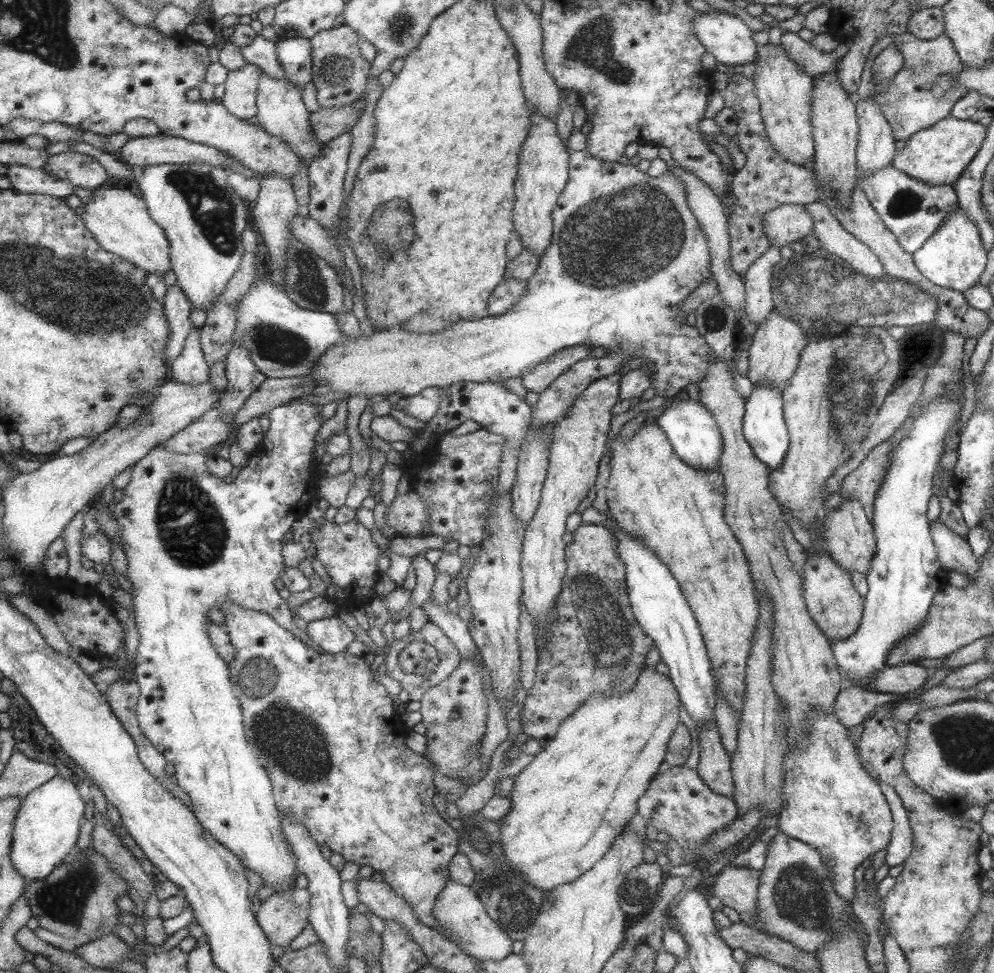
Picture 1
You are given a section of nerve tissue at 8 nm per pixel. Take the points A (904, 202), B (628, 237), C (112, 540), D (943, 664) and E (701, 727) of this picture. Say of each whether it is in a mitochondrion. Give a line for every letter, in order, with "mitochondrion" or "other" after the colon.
A: mitochondrion
B: mitochondrion
C: other
D: other
E: other

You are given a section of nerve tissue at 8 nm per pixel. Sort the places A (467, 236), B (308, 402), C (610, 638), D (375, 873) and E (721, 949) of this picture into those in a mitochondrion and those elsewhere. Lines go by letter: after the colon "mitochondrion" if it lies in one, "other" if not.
A: other
B: other
C: mitochondrion
D: other
E: other

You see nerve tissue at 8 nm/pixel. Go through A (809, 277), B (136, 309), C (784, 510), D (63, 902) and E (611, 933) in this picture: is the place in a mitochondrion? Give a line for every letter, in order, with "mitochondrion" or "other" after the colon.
A: mitochondrion
B: mitochondrion
C: other
D: mitochondrion
E: other

